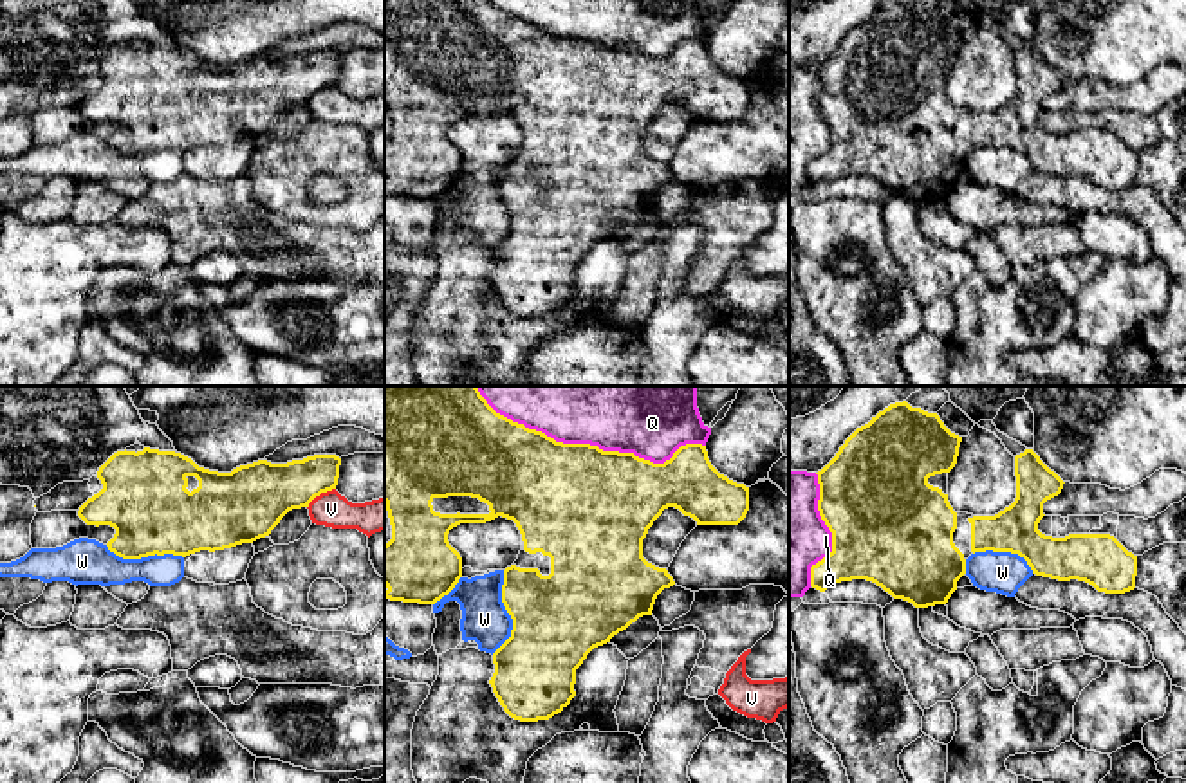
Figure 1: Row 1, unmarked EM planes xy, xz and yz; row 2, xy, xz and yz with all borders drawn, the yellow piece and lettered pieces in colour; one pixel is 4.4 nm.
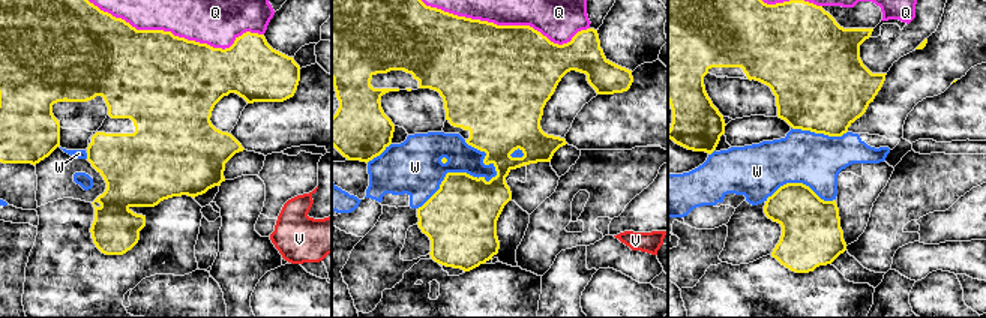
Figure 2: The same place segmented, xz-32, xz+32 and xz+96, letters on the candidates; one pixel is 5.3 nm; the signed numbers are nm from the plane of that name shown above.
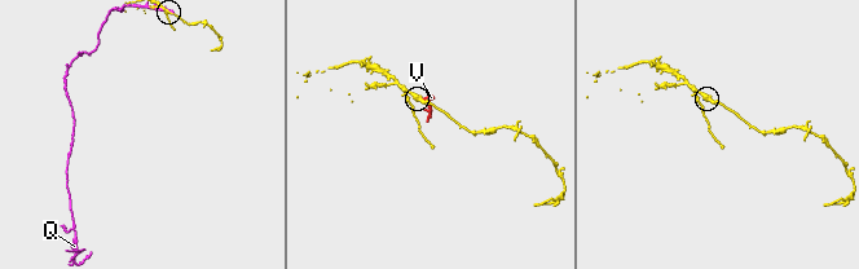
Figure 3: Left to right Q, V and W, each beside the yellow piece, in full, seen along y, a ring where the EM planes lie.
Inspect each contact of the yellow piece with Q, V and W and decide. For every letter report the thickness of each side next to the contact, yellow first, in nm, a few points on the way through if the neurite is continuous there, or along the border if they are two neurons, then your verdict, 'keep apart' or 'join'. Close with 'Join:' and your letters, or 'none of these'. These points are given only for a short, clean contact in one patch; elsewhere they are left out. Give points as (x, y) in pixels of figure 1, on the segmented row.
Q: 500 nm thick on the yellow side, 500 nm on the other; keep apart
V: 280 nm thick on the yellow side, 160 nm on the other; border along xy (334, 488), (320, 493), (307, 507); keep apart
W: 400 nm thick on the yellow side, 200 nm on the other; keep apart
Join: none of these

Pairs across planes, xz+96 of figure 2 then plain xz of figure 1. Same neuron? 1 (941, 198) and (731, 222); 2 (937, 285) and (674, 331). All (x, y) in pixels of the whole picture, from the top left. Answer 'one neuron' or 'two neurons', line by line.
1: one neuron
2: two neurons

